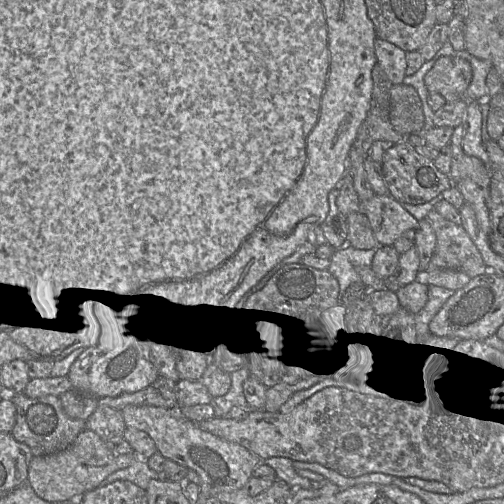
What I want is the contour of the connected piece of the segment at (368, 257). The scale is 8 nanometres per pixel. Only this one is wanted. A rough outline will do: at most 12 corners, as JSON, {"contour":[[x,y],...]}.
{"contour":[[347,244],[331,258],[331,271],[344,292],[362,281],[359,268],[372,266],[376,249]]}

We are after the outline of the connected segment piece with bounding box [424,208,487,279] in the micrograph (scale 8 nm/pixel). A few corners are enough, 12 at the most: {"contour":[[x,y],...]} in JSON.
{"contour":[[434,208],[428,213],[437,244],[426,273],[487,273],[462,225]]}

